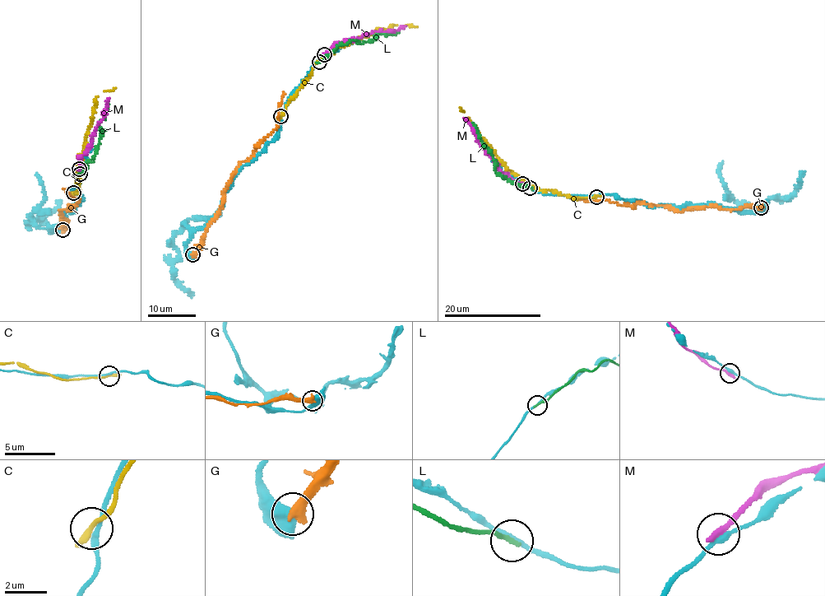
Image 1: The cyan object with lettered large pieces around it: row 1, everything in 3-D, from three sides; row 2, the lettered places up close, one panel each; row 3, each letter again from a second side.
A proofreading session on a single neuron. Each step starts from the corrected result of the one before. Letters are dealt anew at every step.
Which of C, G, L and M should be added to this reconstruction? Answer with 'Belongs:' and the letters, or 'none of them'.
Belongs: none of them

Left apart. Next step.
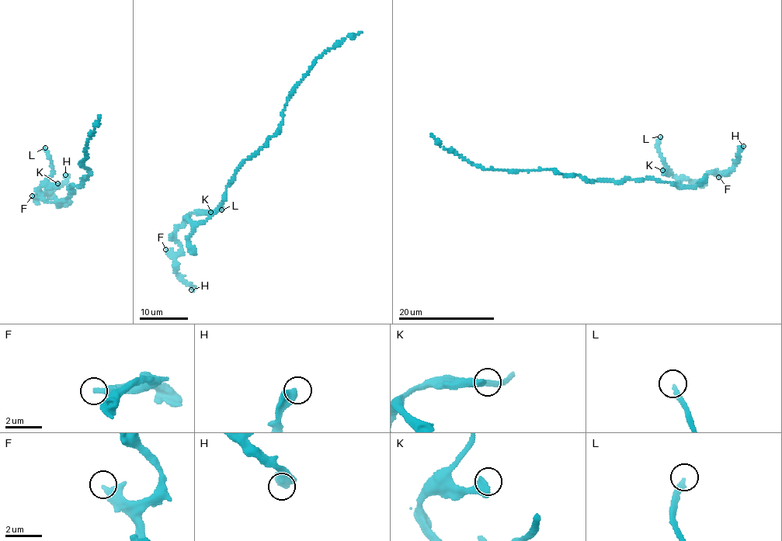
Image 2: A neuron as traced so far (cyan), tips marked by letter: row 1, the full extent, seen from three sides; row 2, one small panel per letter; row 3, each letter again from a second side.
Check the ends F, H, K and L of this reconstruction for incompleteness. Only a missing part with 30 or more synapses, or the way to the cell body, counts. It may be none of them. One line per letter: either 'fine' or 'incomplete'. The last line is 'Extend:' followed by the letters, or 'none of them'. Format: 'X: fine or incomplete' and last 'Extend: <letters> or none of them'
F: fine
H: fine
K: fine
L: incomplete
Extend: L

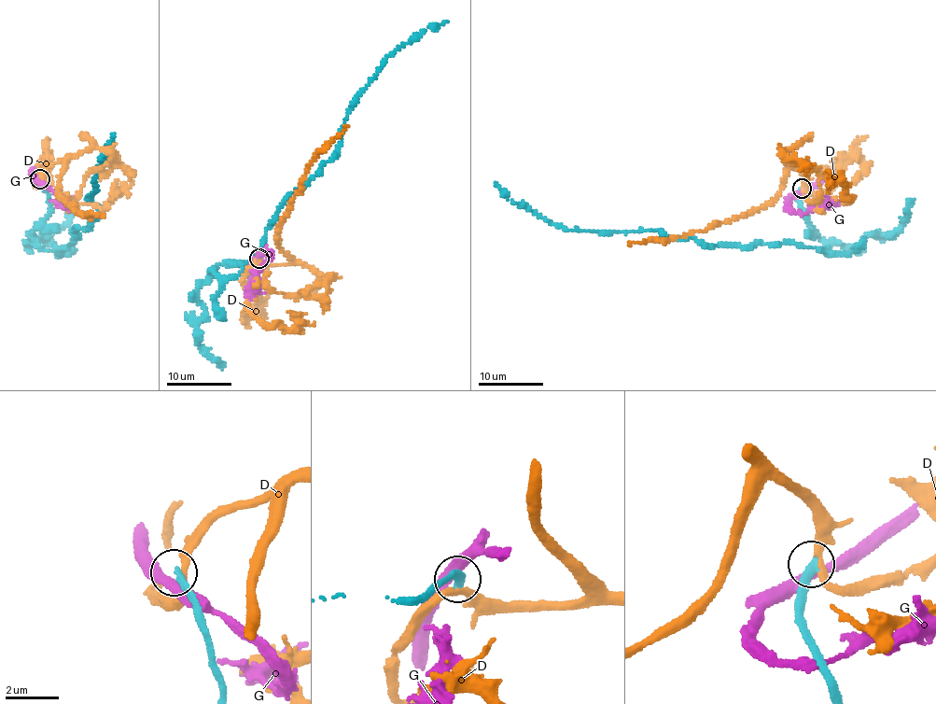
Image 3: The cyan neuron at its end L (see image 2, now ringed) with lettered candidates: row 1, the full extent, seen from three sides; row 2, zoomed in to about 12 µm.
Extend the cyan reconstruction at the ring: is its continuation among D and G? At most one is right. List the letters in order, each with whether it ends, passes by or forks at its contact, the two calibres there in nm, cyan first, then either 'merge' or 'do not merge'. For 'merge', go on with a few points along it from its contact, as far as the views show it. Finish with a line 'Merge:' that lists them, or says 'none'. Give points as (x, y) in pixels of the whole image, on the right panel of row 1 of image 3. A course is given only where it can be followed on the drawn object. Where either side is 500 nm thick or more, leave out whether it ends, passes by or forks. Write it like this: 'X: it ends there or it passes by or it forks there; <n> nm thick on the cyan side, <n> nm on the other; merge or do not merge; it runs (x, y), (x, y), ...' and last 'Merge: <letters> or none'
D: it passes by; 280 nm thick on the cyan side, 280 nm on the other; do not merge
G: it passes by; 320 nm thick on the cyan side, 380 nm on the other; do not merge
Merge: none

